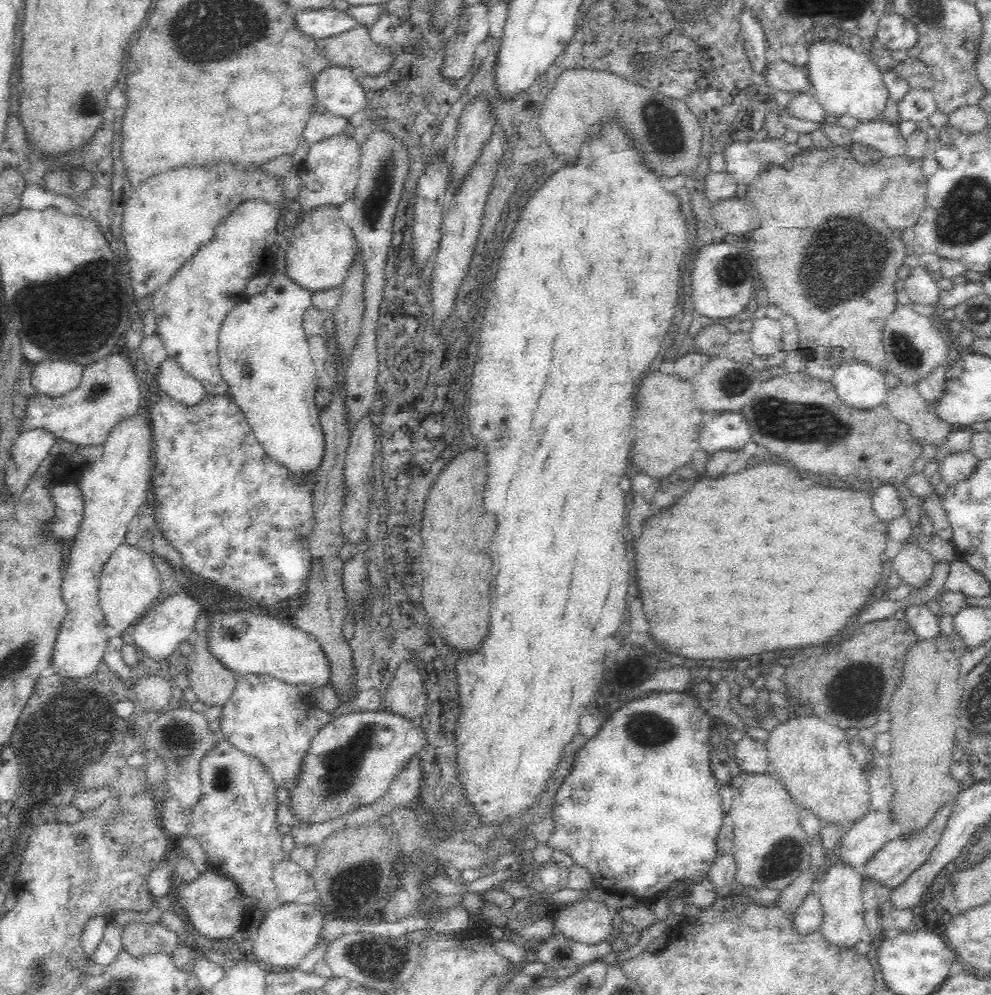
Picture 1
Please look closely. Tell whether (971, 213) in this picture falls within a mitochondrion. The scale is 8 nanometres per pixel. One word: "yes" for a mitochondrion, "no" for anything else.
yes

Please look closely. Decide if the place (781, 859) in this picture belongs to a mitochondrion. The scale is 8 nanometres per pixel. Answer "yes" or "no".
yes

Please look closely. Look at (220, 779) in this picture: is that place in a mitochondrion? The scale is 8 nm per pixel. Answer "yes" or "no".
yes

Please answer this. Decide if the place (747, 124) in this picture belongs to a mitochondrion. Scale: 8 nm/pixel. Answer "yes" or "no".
no

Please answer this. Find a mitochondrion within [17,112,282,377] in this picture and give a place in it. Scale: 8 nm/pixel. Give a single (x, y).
(77, 299)

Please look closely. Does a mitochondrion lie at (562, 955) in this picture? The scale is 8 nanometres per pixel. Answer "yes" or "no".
no

